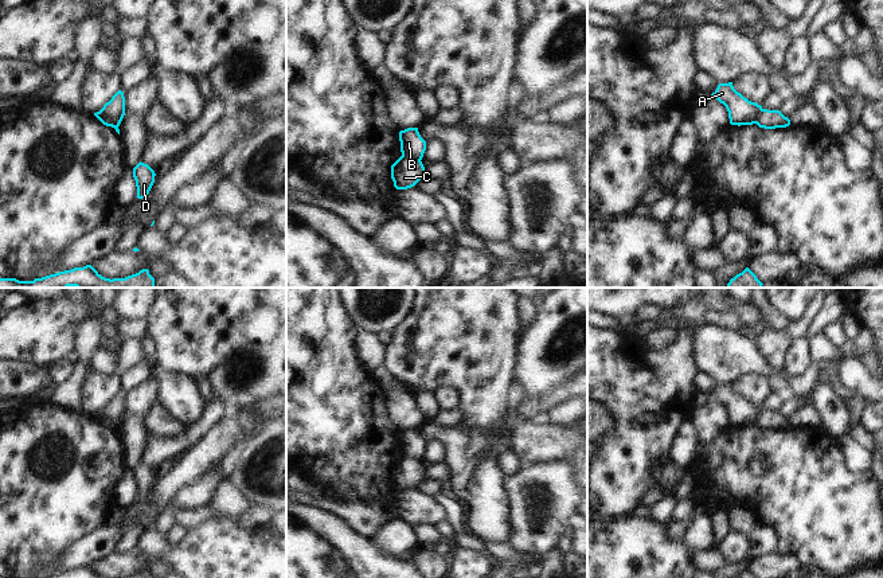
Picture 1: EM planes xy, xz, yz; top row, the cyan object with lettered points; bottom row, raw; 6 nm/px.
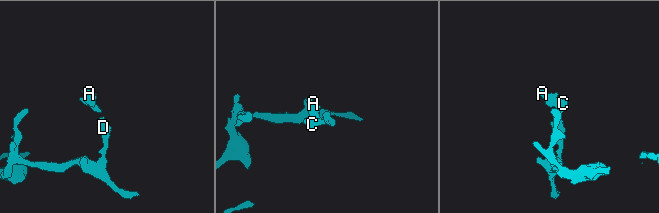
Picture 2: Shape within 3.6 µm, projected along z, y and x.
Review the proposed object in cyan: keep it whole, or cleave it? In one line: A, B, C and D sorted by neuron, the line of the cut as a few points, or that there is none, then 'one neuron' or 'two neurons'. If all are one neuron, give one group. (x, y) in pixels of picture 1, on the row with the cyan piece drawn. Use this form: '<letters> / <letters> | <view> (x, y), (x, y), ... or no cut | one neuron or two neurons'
A B / C D | xy (97, 112), (112, 125) | two neurons

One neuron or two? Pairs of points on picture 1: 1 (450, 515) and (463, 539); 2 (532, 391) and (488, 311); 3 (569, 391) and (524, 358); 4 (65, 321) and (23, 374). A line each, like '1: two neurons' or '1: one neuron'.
1: one neuron
2: two neurons
3: two neurons
4: two neurons

